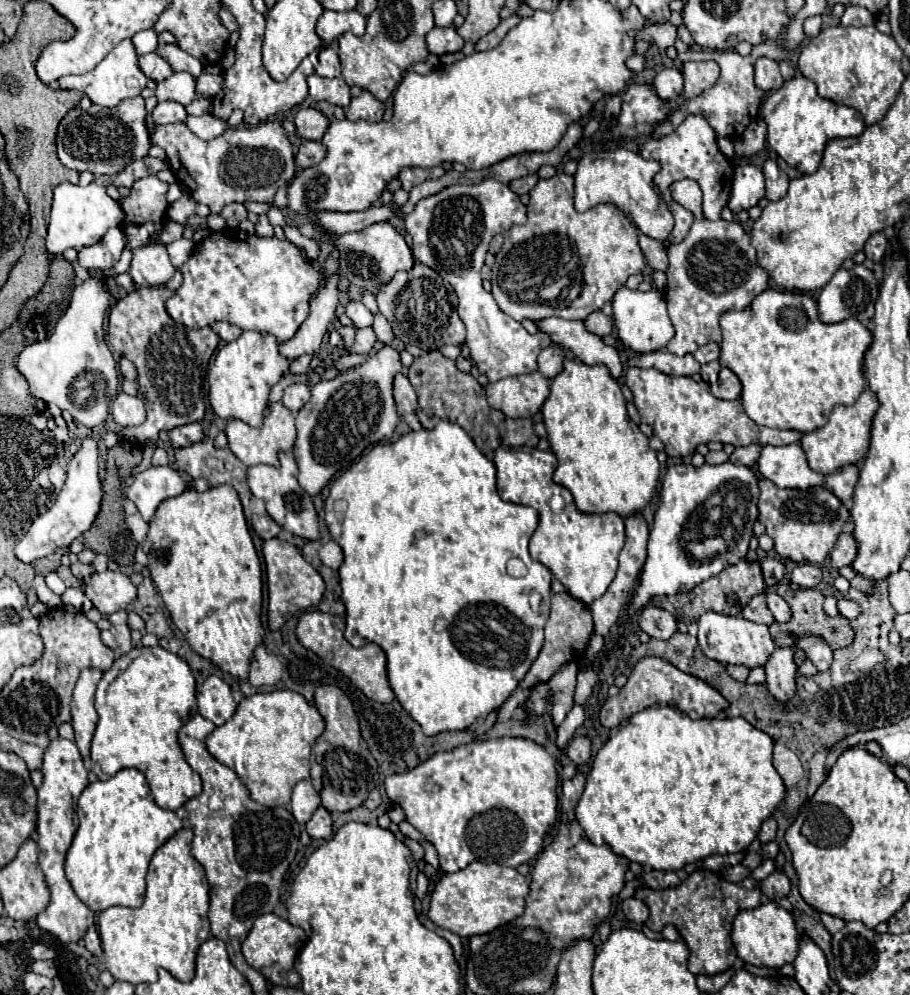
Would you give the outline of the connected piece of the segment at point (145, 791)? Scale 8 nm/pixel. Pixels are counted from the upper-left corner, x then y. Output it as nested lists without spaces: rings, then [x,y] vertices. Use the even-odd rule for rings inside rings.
[[[135,768],[119,770],[109,780],[91,782],[77,802],[77,818],[79,828],[65,862],[65,874],[77,898],[93,912],[103,912],[111,906],[141,906],[145,898],[145,876],[149,862],[157,848],[161,848],[177,830],[183,828],[183,820],[173,810],[163,810],[155,804],[145,776]]]

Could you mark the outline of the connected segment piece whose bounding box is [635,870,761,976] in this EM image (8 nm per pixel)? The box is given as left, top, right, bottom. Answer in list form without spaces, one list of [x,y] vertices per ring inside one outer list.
[[[695,870],[687,880],[683,880],[679,886],[665,888],[665,890],[651,890],[643,888],[635,894],[635,898],[641,898],[649,906],[649,920],[645,926],[649,930],[659,932],[665,924],[673,924],[681,938],[685,940],[689,948],[689,972],[691,974],[719,974],[729,970],[735,960],[737,952],[733,950],[731,942],[731,926],[733,918],[741,910],[741,894],[745,892],[745,898],[761,898],[761,890],[755,886],[755,880],[747,880],[747,890],[743,884],[729,882],[721,878],[715,872],[709,870]]]

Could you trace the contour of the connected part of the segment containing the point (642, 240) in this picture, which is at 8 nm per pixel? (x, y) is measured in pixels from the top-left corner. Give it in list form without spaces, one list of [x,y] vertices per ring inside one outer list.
[[[639,232],[639,246],[647,258],[647,264],[653,268],[653,270],[661,270],[665,272],[669,262],[667,262],[667,252],[665,252],[665,244],[663,242],[657,242],[645,234]]]

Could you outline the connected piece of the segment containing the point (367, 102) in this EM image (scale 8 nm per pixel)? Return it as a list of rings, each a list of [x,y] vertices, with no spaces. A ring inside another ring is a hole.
[[[361,92],[361,96],[353,98],[349,110],[345,112],[347,120],[367,120],[367,122],[381,122],[385,106],[369,92]]]

